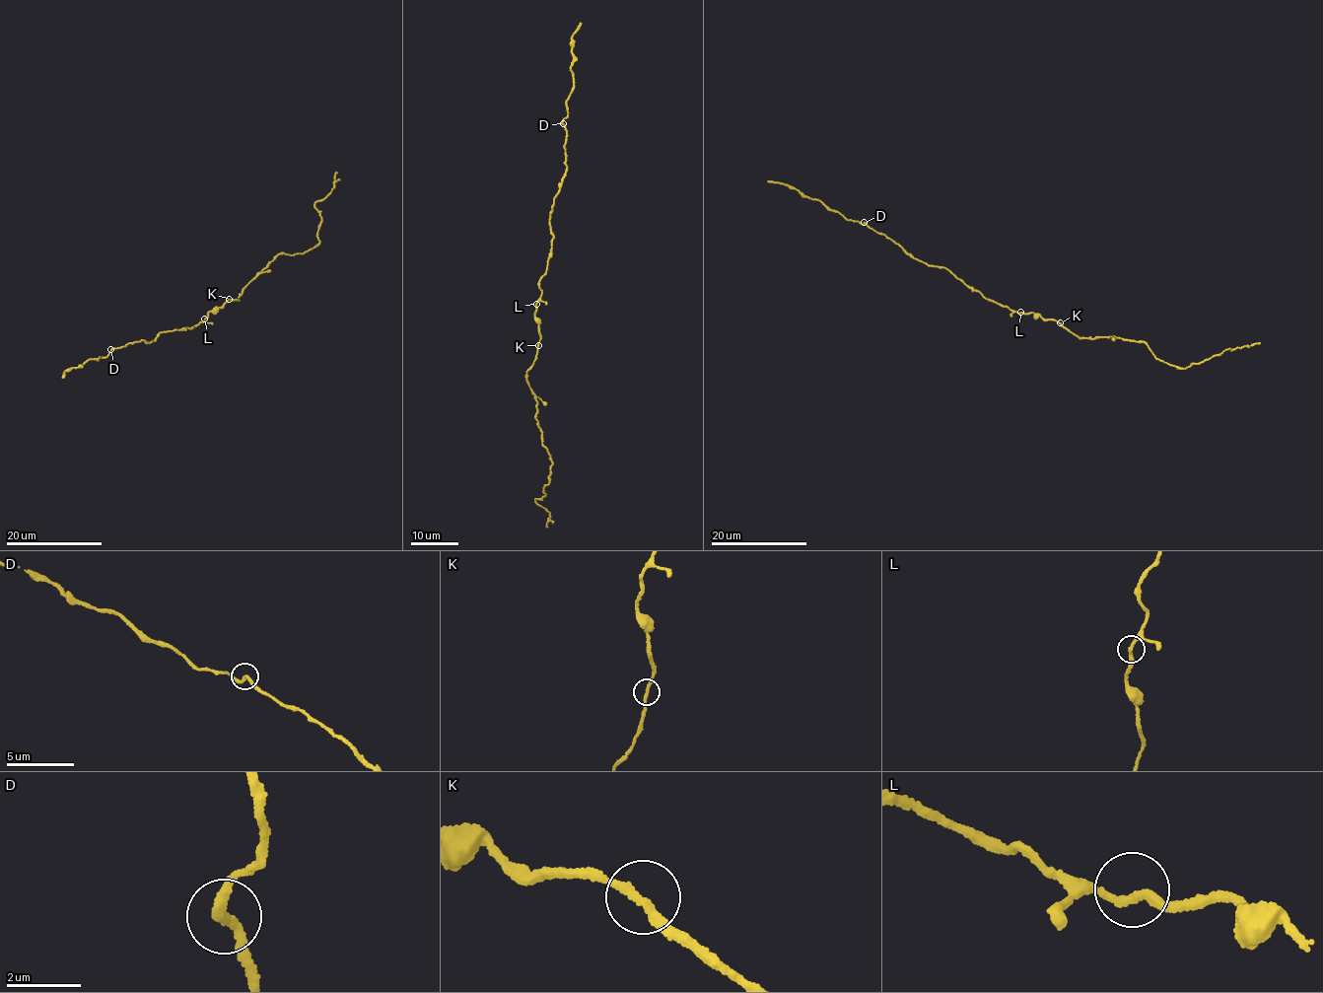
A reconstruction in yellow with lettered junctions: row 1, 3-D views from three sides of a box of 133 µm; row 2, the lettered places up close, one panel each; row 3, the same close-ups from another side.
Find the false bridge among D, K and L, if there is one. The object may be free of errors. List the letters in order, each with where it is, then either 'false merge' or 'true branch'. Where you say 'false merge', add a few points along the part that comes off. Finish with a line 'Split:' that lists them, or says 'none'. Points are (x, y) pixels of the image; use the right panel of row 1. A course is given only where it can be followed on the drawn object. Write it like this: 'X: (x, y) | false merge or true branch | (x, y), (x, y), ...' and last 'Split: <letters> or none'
D: (864, 222) | true branch
K: (1060, 322) | true branch
L: (1020, 312) | true branch
Split: none

